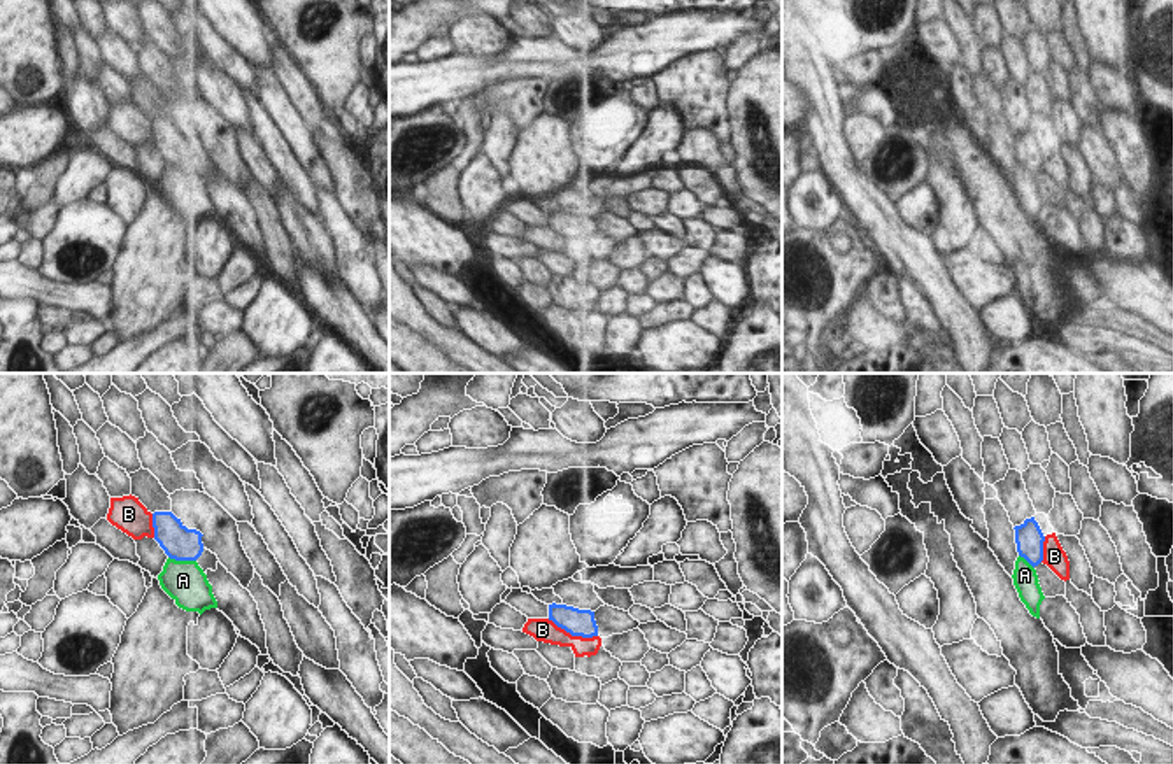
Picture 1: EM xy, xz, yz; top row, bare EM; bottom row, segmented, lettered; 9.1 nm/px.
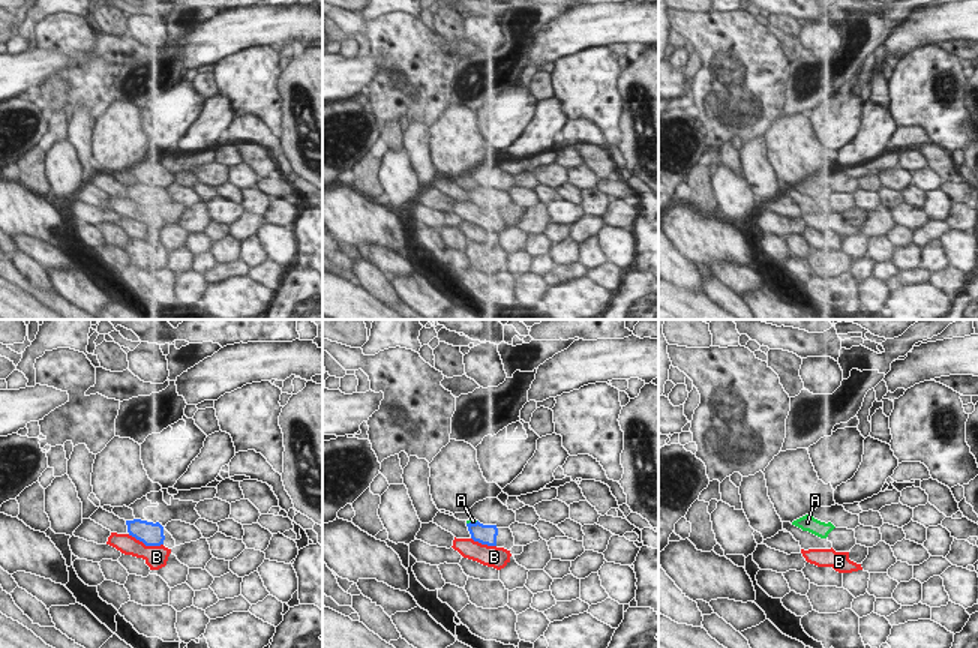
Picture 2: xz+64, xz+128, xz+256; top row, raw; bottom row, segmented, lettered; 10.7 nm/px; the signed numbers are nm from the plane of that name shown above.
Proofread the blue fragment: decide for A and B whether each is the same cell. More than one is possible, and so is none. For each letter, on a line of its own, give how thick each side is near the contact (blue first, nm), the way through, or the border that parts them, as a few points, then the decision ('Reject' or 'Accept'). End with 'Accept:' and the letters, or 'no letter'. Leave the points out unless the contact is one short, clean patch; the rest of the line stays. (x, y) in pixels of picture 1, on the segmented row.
A: Thickness 320 nm (blue) against 380 nm. Boundary: xy (169, 556), (195, 561). Reject
B: Thickness 260 nm (blue) against 200 nm. Reject
Accept: no letter.

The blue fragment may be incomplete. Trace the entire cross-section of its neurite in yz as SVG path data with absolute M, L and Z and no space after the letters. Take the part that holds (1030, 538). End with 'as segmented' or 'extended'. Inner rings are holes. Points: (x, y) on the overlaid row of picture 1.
M1031 517L1013 529L1019 555L1024 557L1033 568L1038 566L1043 561L1045 541L1038 522L1034 520L1034 517Z | as segmented

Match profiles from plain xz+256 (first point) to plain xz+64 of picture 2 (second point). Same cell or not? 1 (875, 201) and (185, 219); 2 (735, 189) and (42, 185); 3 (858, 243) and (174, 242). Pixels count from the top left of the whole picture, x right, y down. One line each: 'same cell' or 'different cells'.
1: different cells
2: different cells
3: same cell

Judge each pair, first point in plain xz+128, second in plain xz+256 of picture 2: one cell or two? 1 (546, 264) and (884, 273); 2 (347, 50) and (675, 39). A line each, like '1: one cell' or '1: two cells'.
1: one cell
2: two cells

